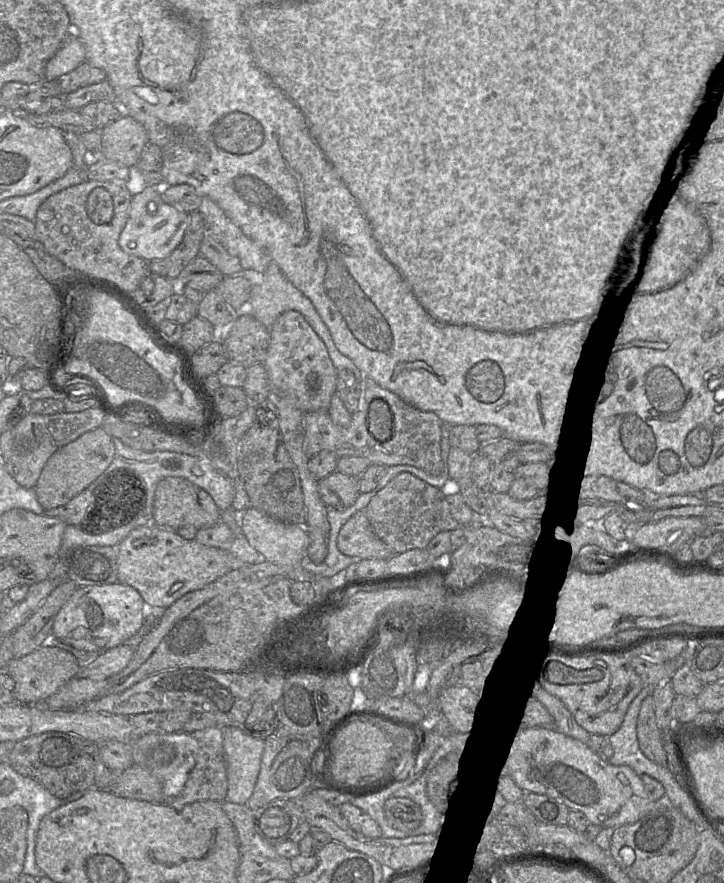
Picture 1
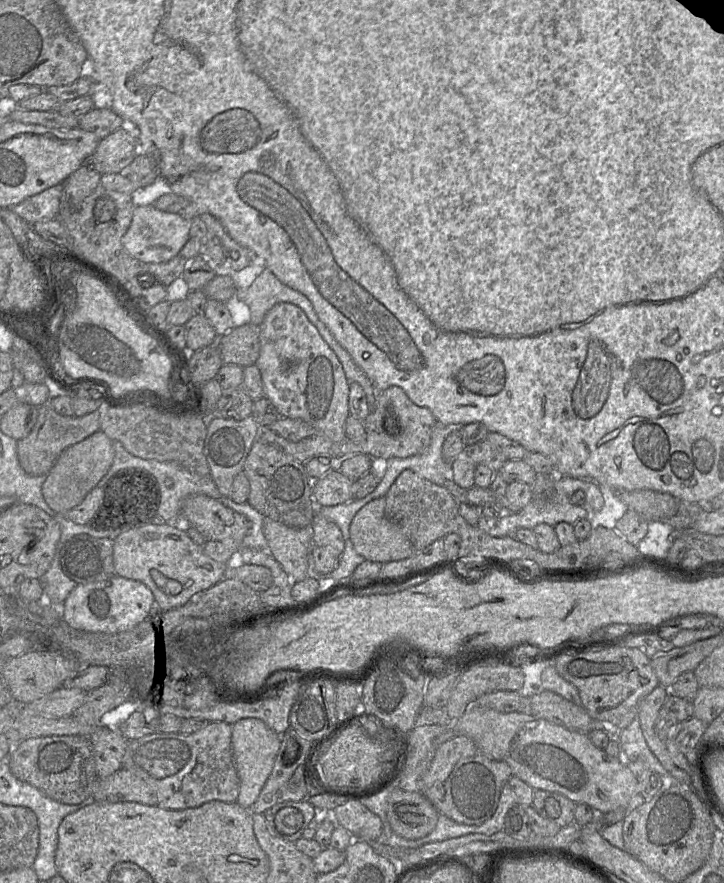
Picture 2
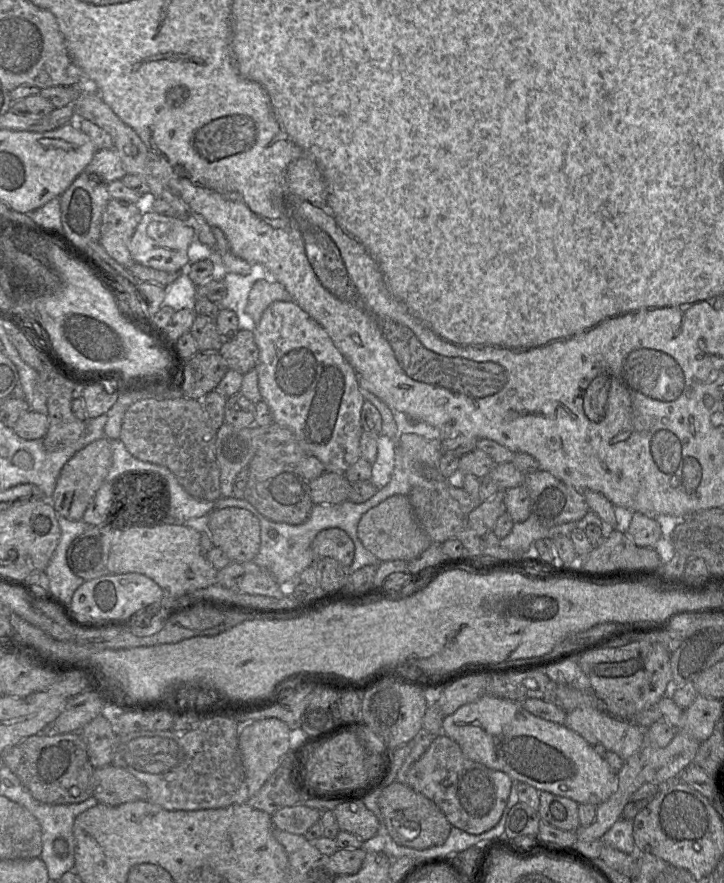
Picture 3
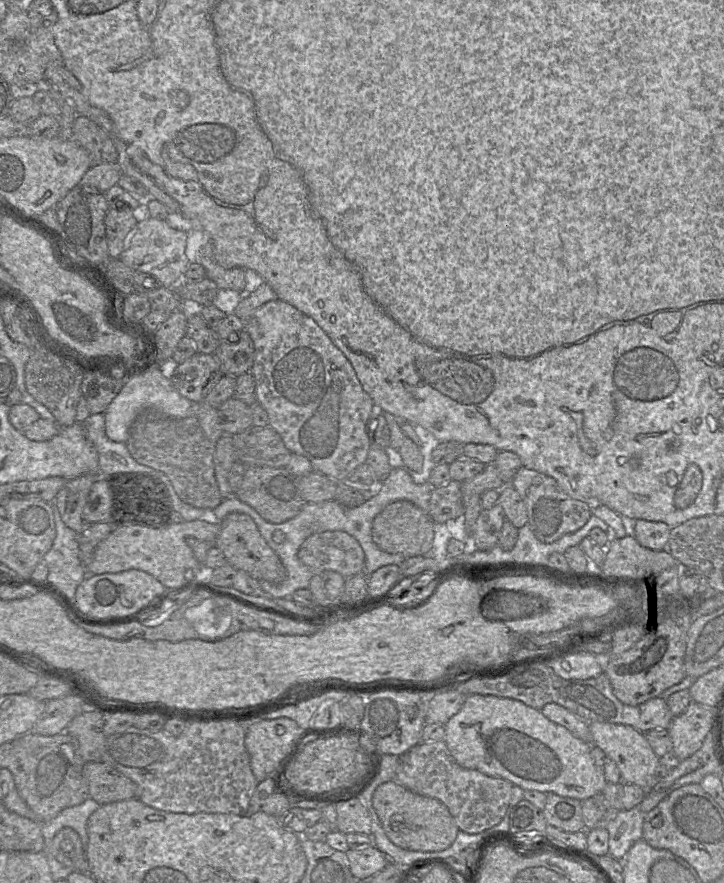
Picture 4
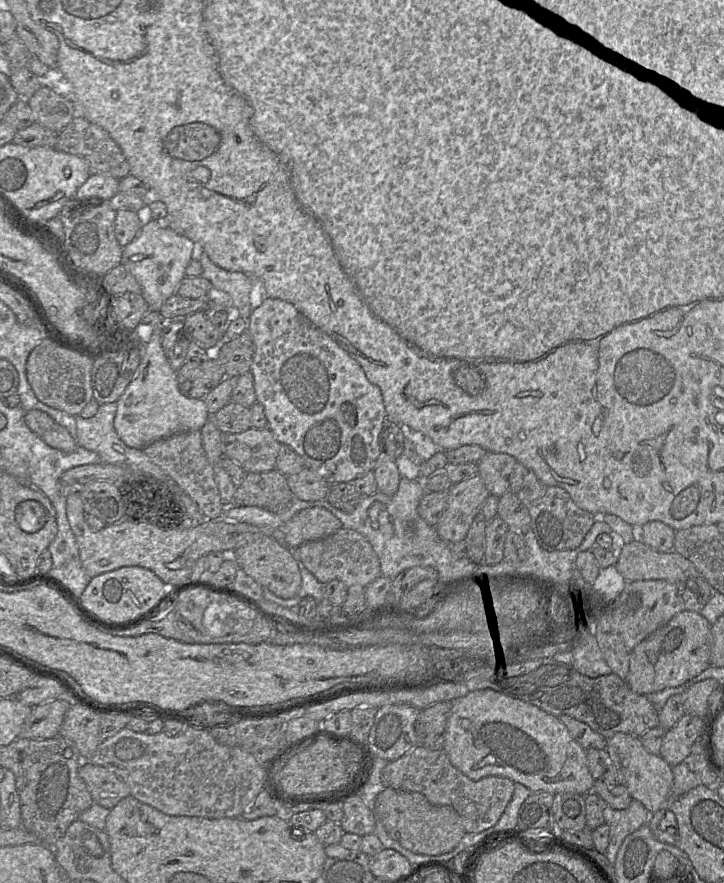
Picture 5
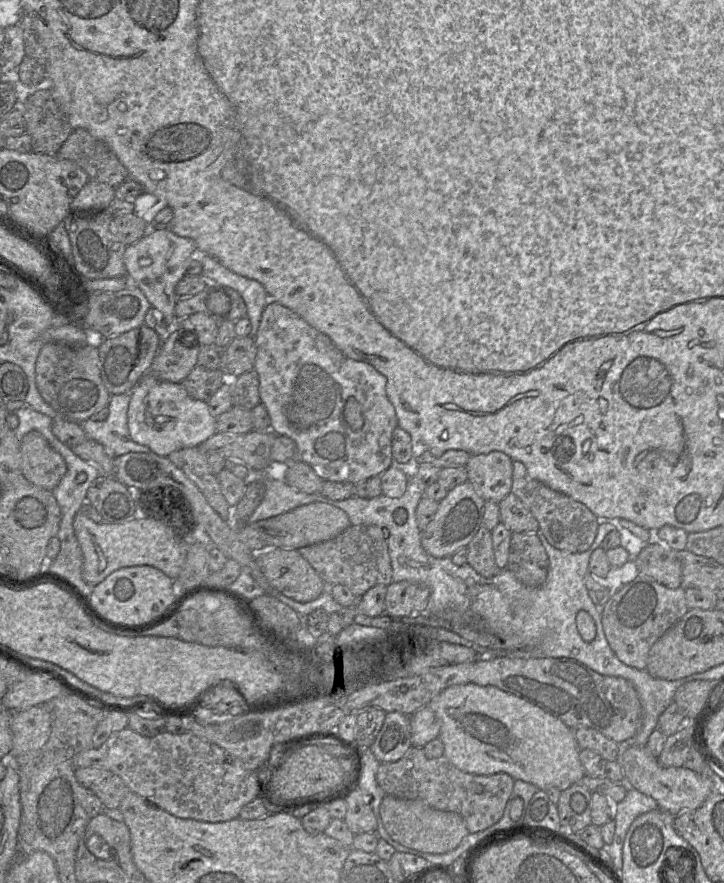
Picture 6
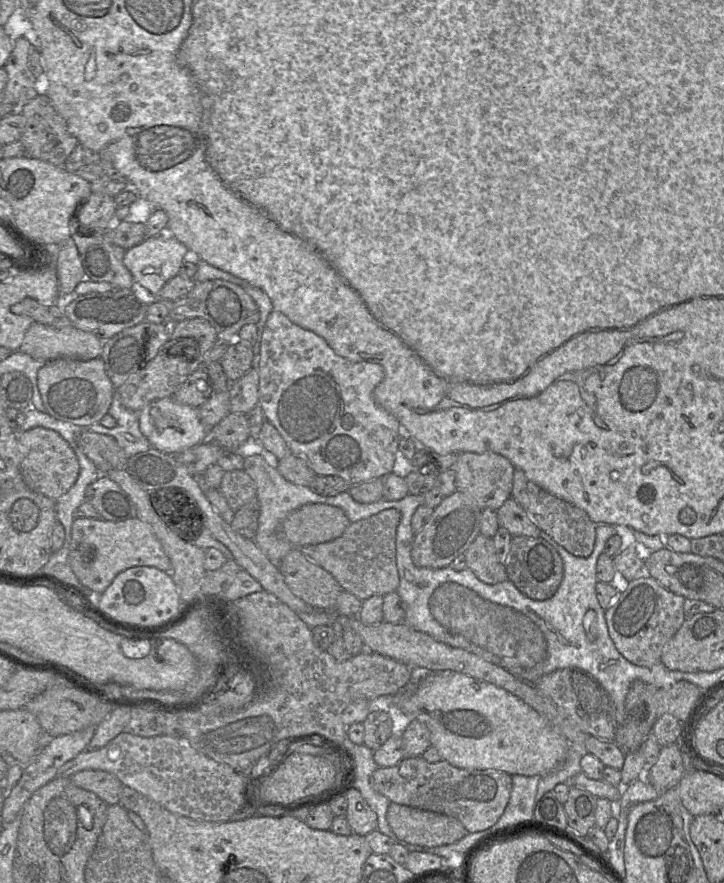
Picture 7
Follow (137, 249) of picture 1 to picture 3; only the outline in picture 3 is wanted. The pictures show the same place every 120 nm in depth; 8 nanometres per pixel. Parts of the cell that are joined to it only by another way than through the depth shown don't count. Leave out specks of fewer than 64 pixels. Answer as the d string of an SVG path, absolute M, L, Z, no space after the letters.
M154 211L143 214L129 241L129 251L134 262L157 270L175 272L188 268L188 248L195 240L195 231L177 217L160 215Z

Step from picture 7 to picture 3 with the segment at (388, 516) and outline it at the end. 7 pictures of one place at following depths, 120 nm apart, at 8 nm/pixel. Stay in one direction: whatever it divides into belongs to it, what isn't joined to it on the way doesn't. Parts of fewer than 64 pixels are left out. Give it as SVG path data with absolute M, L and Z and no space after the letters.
M326 528L320 531L312 542L314 564L317 559L330 557L348 568L354 557L354 543L340 528Z

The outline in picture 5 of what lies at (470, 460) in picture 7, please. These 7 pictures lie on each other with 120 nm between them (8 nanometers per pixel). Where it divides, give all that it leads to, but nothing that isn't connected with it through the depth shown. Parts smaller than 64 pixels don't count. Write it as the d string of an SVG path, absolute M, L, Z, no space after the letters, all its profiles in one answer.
M486 452L478 461L478 474L489 493L501 497L510 491L510 476L517 460L507 453Z

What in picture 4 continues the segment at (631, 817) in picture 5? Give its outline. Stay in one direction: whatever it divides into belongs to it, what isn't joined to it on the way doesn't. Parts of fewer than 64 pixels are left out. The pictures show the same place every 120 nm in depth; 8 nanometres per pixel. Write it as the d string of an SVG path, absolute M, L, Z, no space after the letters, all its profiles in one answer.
M637 806L614 812L605 822L609 834L609 855L622 860L632 845L642 839L645 814Z

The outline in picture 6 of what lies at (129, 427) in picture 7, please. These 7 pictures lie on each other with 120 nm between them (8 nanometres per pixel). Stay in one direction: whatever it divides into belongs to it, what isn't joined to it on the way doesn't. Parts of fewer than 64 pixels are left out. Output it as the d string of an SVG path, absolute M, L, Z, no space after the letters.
M130 393L111 395L108 416L103 421L88 419L79 423L89 440L101 444L112 457L129 452L148 453L151 450L144 445L134 442L129 434L127 425L127 410Z

